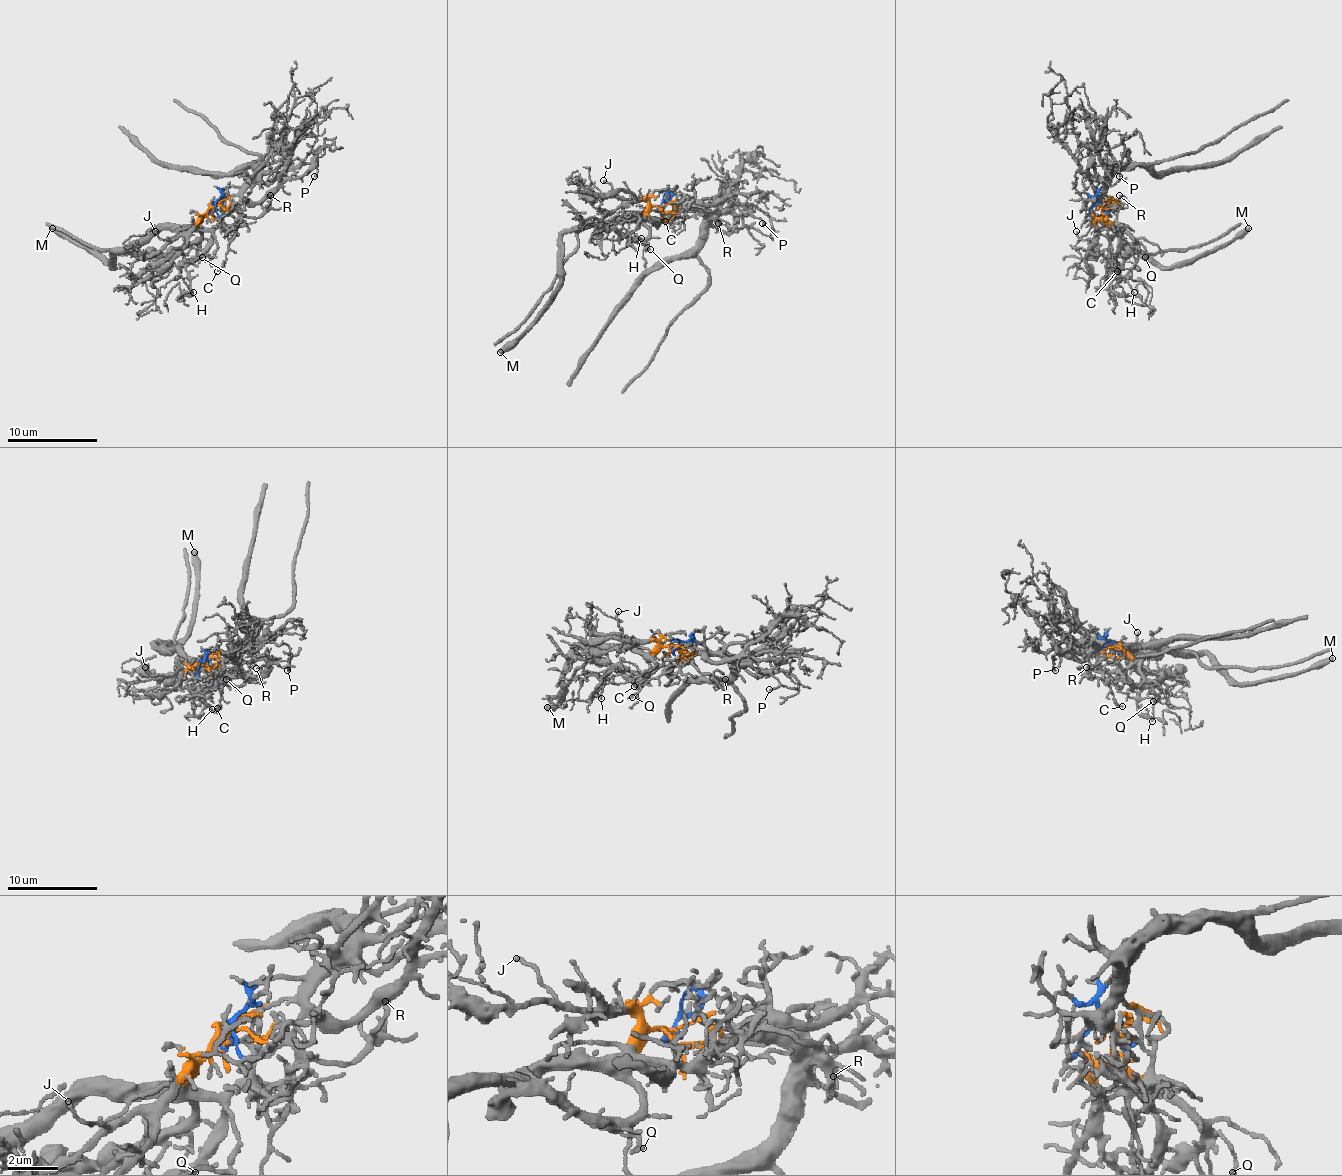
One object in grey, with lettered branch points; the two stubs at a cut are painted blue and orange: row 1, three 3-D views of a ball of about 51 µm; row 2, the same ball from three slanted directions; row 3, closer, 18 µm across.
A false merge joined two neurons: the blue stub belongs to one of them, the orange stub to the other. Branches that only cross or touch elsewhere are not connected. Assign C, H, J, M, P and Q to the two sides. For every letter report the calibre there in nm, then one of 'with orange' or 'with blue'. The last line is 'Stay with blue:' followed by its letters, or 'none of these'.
C: 90 nm thick; with orange
H: 90 nm thick; with orange
J: 110 nm thick; with orange
M: 380 nm thick; with orange
P: 110 nm thick; with blue
Q: 130 nm thick; with orange
Stay with blue: P

